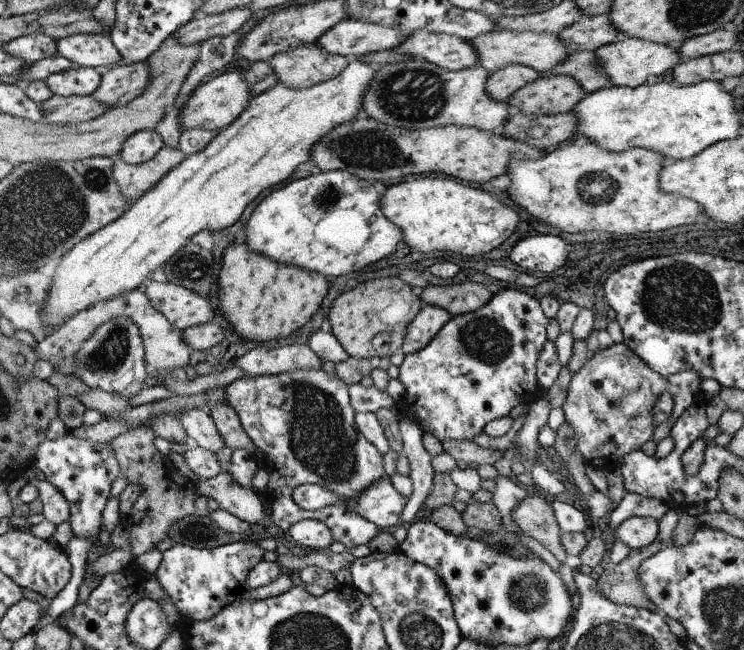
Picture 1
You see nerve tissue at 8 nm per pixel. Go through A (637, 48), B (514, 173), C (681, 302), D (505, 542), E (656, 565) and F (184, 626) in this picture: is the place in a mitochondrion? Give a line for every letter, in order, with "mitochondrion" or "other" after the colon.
A: other
B: other
C: mitochondrion
D: mitochondrion
E: other
F: other

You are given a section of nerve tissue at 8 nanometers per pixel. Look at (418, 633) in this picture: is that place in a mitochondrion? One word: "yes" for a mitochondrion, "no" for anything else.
yes

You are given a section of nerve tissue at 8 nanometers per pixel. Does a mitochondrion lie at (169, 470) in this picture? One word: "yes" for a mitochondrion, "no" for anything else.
no

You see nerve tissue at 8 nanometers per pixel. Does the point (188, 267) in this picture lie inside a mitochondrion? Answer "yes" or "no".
yes

